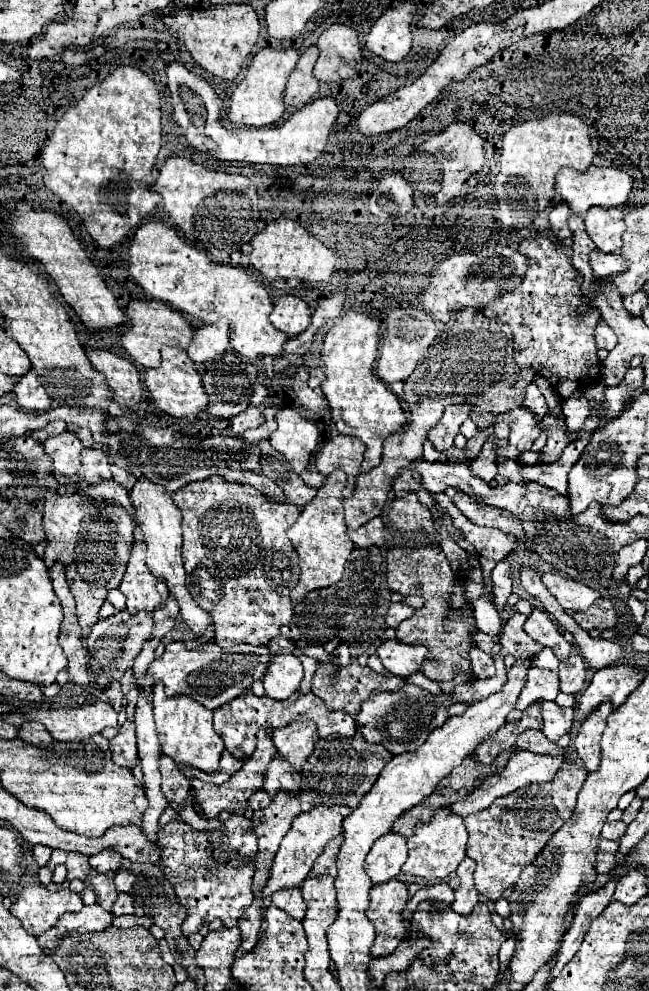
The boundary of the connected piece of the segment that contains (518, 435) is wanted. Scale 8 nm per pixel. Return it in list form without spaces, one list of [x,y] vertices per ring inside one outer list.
[[[519,406],[515,410],[509,410],[505,414],[499,414],[495,416],[493,424],[497,422],[507,422],[509,424],[509,444],[513,444],[519,452],[525,452],[525,450],[531,450],[533,442],[537,440],[539,436],[539,430],[537,430],[537,420],[533,418],[533,414],[529,414],[529,410],[525,410],[525,406]]]

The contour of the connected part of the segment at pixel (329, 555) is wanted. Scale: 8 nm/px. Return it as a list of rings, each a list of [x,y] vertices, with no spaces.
[[[337,470],[337,474],[331,474],[325,480],[325,484],[319,488],[313,502],[309,502],[301,510],[301,516],[297,518],[297,522],[287,530],[287,538],[291,540],[291,544],[295,546],[295,550],[299,554],[299,568],[301,568],[299,584],[289,594],[293,604],[299,604],[305,598],[305,594],[311,590],[319,590],[319,588],[337,584],[343,576],[345,562],[349,560],[349,554],[355,548],[355,544],[347,538],[345,520],[343,520],[341,492],[345,488],[345,480],[347,478],[345,478],[345,474],[341,474],[341,470]]]

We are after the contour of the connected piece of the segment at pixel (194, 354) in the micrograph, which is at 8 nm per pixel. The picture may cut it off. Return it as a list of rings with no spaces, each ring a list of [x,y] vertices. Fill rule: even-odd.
[[[221,318],[215,324],[195,328],[195,336],[187,354],[193,362],[205,362],[221,356],[229,348],[229,320]]]

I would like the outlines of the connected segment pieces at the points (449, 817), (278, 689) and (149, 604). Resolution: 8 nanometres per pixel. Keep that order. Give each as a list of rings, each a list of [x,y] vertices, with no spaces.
[[[437,810],[431,822],[419,822],[415,828],[415,834],[407,840],[409,842],[409,856],[403,864],[405,874],[421,876],[425,880],[443,880],[449,878],[459,862],[465,858],[465,844],[467,844],[467,828],[463,824],[461,816],[451,814],[451,810]]]
[[[289,654],[273,658],[273,664],[267,666],[267,672],[261,682],[269,698],[287,700],[299,688],[301,678],[303,678],[303,666],[297,656]]]
[[[135,542],[131,560],[127,564],[119,590],[127,596],[127,612],[137,614],[139,610],[153,612],[165,606],[169,592],[165,582],[155,578],[145,564],[145,544]]]

